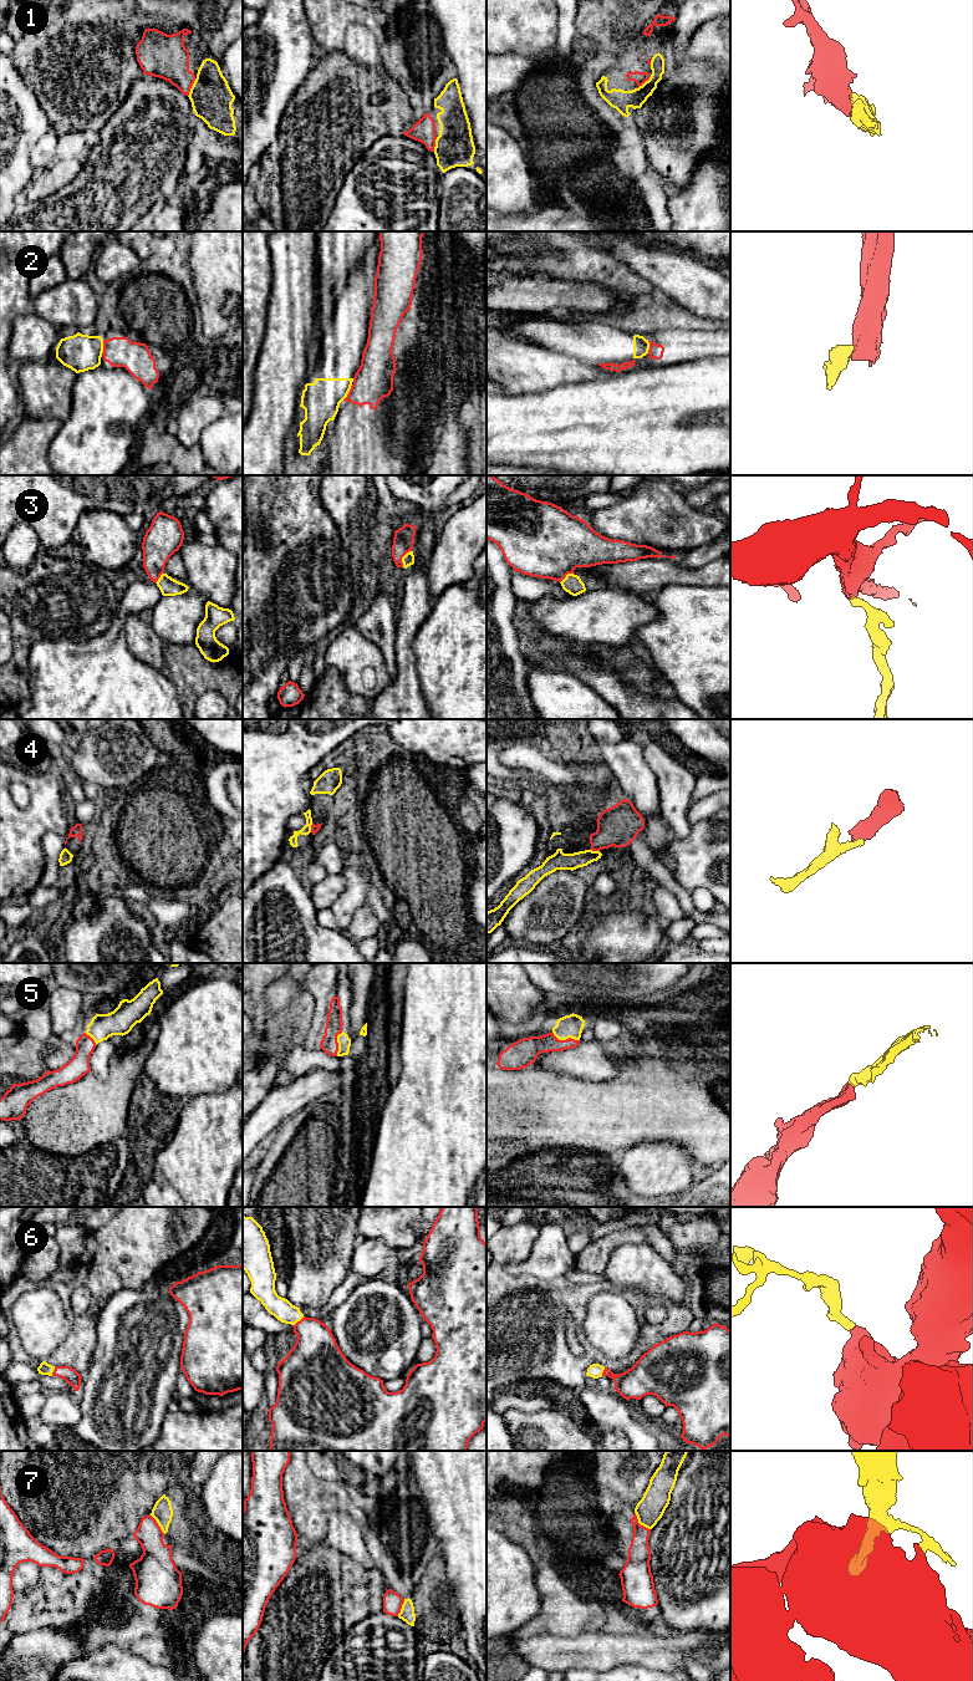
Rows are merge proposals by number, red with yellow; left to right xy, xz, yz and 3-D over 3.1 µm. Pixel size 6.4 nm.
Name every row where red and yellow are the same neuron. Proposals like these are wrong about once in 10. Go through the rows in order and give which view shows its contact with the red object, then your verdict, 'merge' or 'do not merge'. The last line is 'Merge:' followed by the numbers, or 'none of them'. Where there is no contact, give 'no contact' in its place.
1: xy | merge
2: xz | do not merge
3: xz | merge
4: yz | merge
5: yz | merge
6: xz | merge
7: yz | do not merge
Merge: 1, 3, 4, 5, 6

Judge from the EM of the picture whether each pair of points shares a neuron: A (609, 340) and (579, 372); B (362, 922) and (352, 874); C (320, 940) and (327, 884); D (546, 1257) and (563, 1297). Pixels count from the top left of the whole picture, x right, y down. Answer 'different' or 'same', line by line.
A: different
B: different
C: different
D: different

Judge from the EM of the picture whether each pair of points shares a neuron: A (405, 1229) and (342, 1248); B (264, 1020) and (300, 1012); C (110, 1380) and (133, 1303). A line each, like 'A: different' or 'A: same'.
A: different
B: same
C: same

